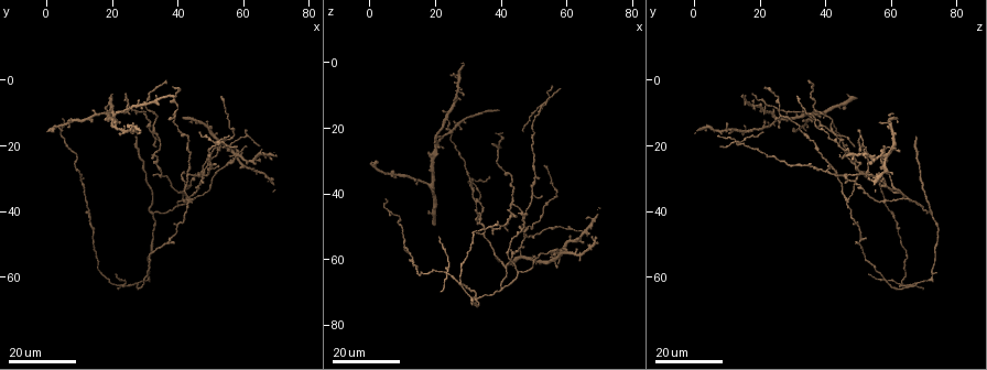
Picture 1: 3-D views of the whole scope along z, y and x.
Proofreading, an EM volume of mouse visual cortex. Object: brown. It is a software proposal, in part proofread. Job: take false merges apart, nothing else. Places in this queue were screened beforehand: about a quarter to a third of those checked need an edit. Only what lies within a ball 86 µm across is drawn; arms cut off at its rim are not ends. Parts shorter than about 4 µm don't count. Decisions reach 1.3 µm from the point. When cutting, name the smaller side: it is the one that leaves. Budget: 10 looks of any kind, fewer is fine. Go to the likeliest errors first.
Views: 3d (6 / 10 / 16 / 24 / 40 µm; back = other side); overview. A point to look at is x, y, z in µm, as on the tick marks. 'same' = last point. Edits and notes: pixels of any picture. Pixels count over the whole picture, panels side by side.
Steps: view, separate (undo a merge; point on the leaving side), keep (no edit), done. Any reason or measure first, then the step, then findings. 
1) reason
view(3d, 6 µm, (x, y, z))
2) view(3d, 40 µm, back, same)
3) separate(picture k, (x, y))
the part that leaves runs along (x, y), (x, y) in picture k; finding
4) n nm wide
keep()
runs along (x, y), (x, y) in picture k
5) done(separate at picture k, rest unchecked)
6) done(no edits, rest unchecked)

looks like a crossing
view(3d, 24 µm, (52, 19, 13))

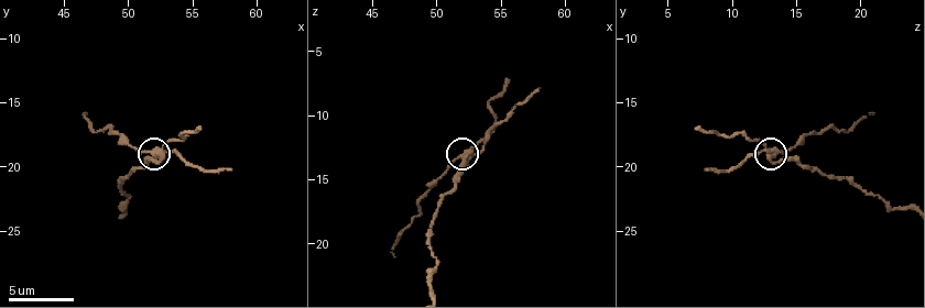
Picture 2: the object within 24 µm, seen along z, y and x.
zoom in
view(3d, 10 µm, same)

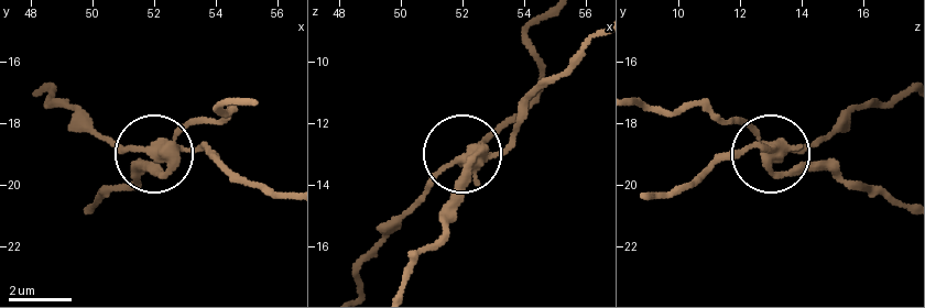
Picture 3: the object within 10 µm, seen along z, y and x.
4 arms
separate(picture 3, (123, 150))
two neurons meet here

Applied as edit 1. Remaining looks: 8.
redraw
view(overview)

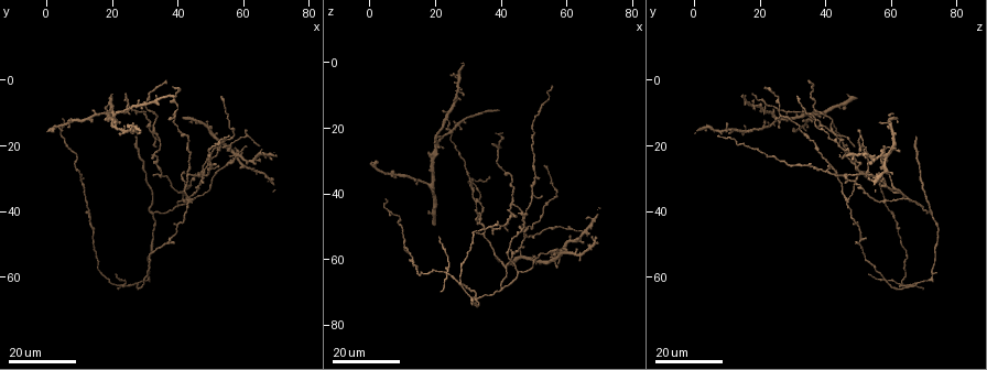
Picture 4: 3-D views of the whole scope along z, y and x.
four arms meet
view(3d, 16 µm, (47, 29, 52))

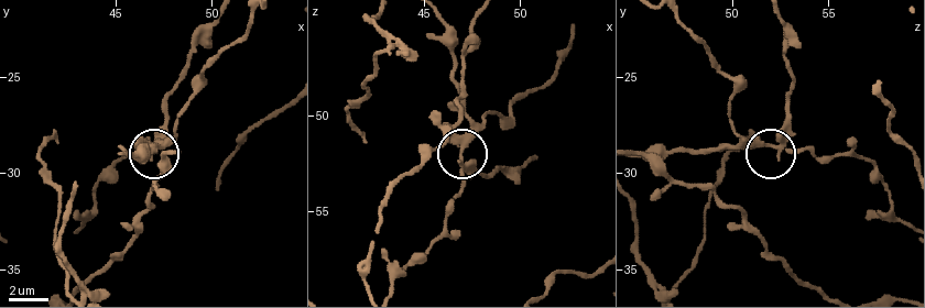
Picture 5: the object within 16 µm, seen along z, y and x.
zoom in
view(3d, 6 µm, (47.5, 28.2, 52.4))

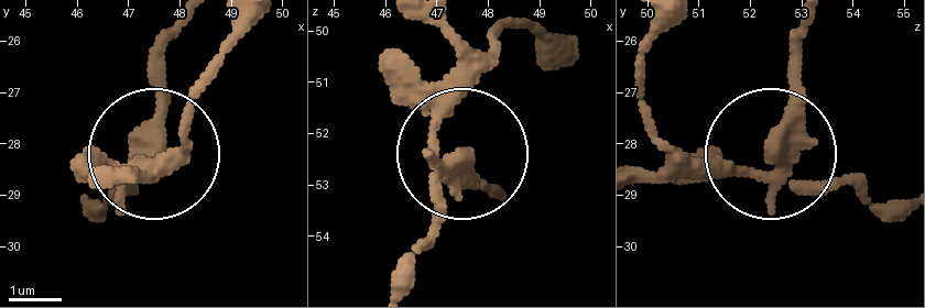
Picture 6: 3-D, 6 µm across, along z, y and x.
4 arms
separate(picture 6, (163, 116))
the part that leaves runs along (433, 171), (490, 184) in picture 6; two neurons meet here

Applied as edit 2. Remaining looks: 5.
three arms meet
view(3d, 16 µm, (44, 37, 63))

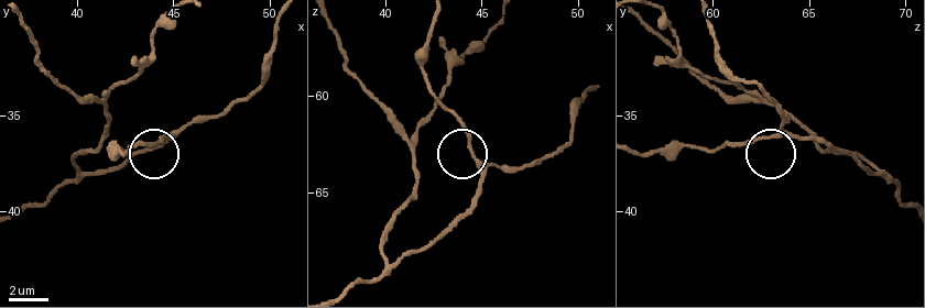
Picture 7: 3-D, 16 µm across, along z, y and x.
view(3d, 10 µm, (44.9, 36.0, 63.5))

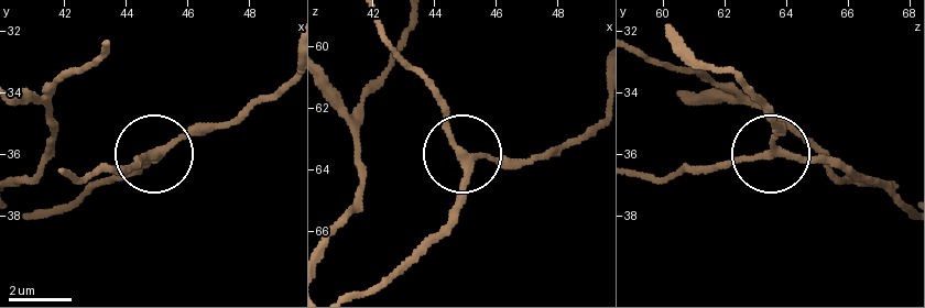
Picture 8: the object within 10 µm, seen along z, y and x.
210 nm wide
keep()
all the same neuron

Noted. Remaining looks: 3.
calibre changes
view(3d, 10 µm, (49.8, 22.8, 22.0))

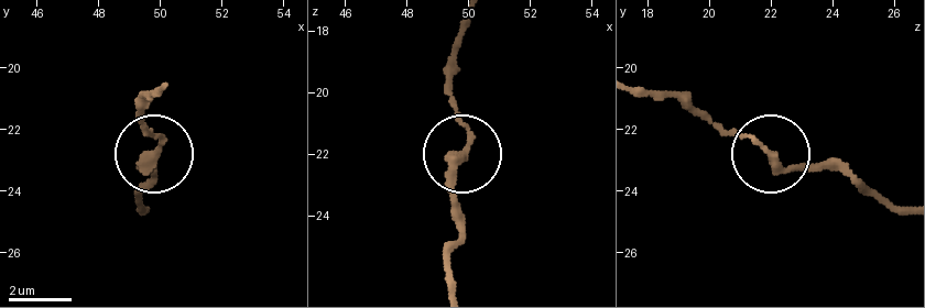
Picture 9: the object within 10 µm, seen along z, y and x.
keep()
runs along (450, 288), (466, 130), (450, 69) in picture 9; one neuron here

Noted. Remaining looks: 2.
done(separate at picture 3, separate at picture 6, rest unchecked)

